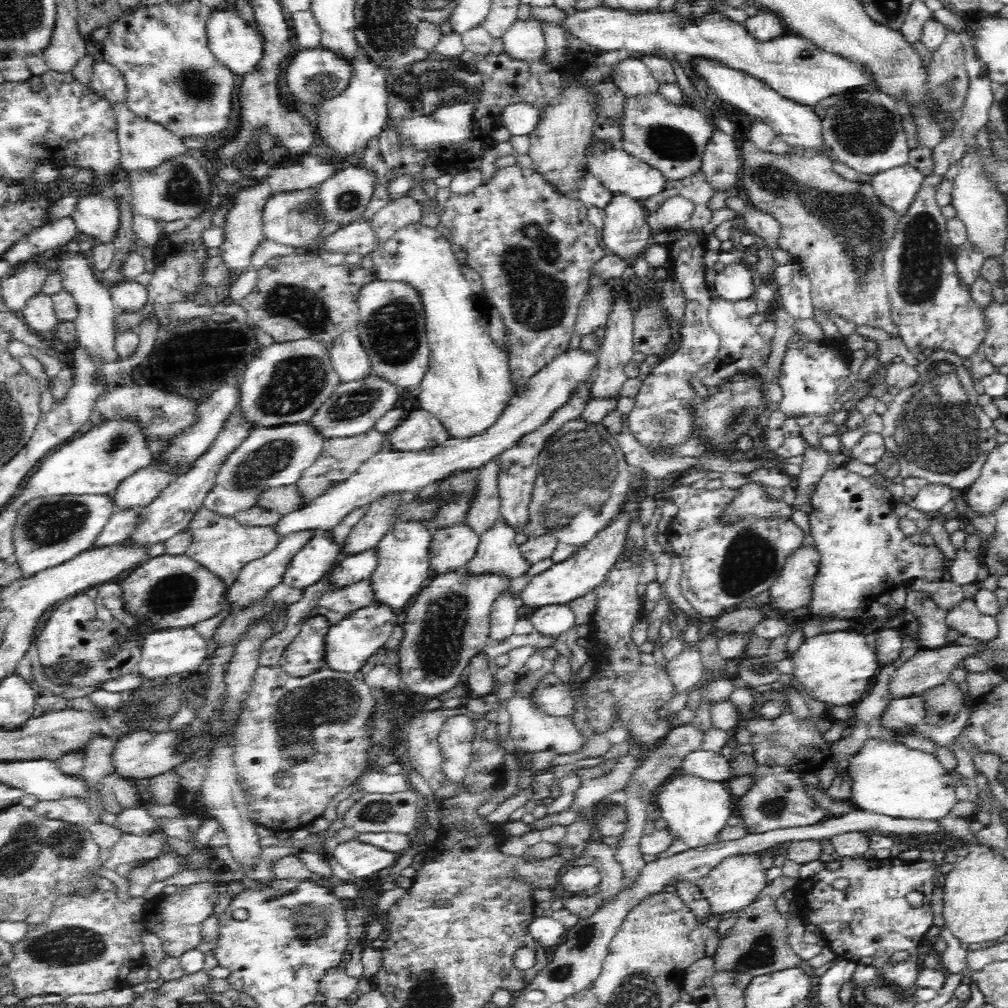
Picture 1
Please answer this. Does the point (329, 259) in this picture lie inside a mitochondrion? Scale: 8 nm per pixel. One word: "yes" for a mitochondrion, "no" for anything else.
no

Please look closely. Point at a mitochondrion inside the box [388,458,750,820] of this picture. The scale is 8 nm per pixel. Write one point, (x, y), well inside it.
(438, 649)

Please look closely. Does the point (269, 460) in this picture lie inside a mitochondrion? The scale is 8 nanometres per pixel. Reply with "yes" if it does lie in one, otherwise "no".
yes

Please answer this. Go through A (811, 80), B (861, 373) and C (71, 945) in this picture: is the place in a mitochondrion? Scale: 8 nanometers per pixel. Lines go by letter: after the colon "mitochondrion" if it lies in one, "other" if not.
A: other
B: other
C: mitochondrion

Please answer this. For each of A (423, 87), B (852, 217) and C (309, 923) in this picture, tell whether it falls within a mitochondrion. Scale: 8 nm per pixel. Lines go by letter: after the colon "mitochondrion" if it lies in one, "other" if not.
A: mitochondrion
B: mitochondrion
C: mitochondrion

